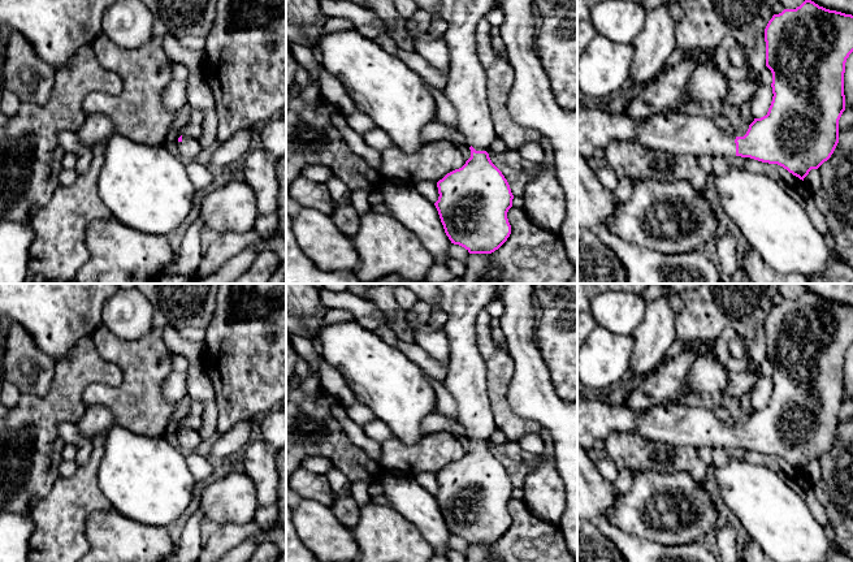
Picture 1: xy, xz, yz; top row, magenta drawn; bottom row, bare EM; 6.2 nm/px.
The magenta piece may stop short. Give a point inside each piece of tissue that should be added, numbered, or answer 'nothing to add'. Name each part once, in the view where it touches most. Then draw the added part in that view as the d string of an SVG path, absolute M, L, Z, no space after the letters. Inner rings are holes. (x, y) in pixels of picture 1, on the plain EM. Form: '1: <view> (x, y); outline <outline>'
1: yz (672, 423); outline M577 397L577 446L589 450L597 440L603 440L614 432L637 433L649 440L683 446L736 449L736 427L719 420L714 410L683 405L679 401L651 407L627 407L609 403L606 399Z

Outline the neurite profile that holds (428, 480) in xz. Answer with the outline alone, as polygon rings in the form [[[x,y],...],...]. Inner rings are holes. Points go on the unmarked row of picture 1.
[[[423,472],[413,476],[415,480],[429,493],[436,494],[438,492],[438,479],[437,474],[433,472]]]

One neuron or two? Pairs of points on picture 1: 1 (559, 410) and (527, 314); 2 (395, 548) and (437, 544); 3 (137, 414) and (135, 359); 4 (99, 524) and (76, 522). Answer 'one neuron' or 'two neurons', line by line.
1: one neuron
2: two neurons
3: one neuron
4: two neurons

